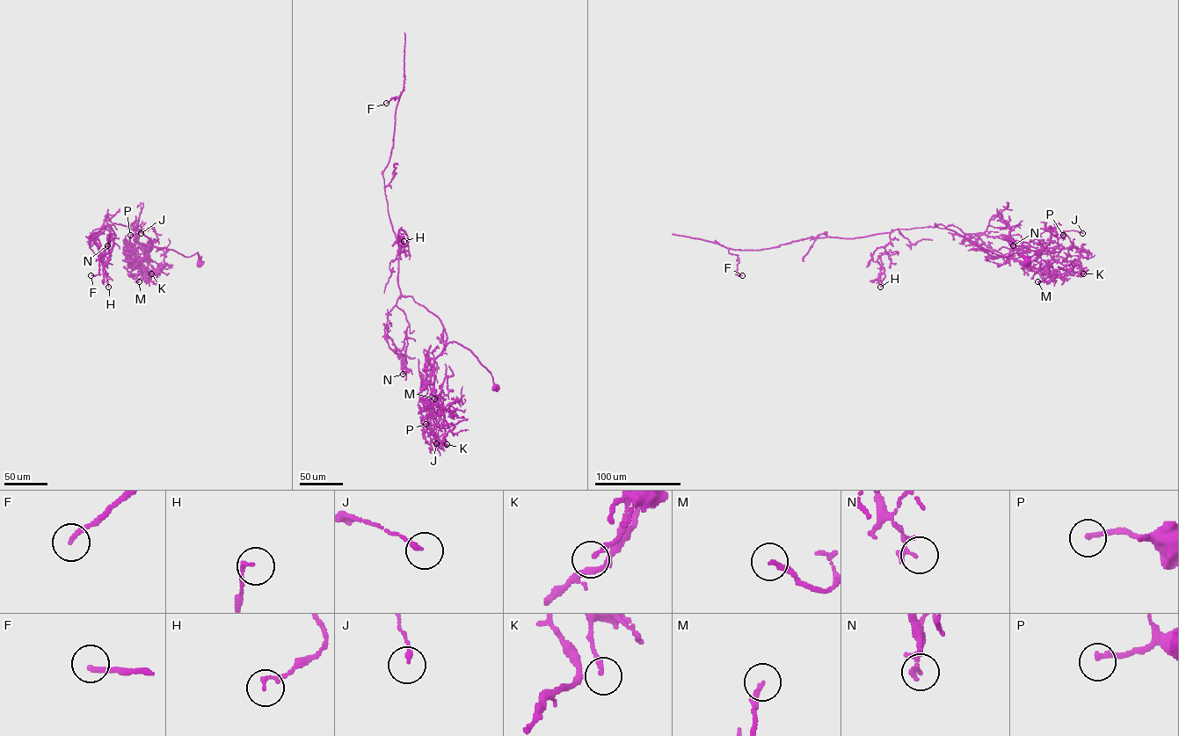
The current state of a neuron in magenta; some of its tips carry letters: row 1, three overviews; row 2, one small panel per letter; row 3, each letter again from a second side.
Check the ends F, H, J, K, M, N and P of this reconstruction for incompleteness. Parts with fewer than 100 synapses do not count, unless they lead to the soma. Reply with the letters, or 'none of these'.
none of these

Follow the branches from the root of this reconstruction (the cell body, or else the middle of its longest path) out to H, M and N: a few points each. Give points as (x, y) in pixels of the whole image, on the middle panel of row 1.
H: (495, 388), (470, 350), (446, 345), (437, 316), (401, 295), (398, 258), (408, 246), (396, 241), (403, 241)
M: (495, 388), (491, 373), (477, 358), (449, 342), (434, 360), (433, 390), (442, 412), (434, 410), (434, 398)
N: (495, 388), (470, 350), (446, 345), (437, 316), (401, 295), (396, 305), (409, 324), (403, 374)

